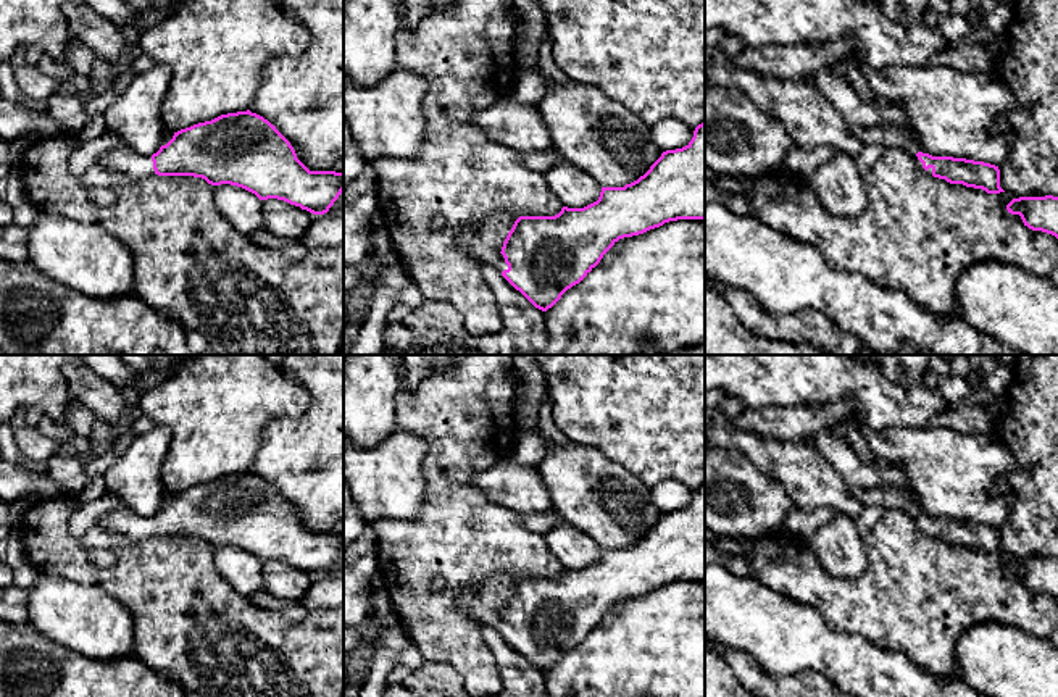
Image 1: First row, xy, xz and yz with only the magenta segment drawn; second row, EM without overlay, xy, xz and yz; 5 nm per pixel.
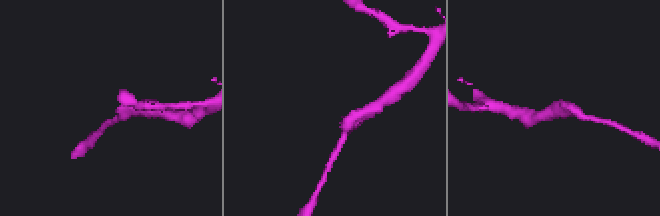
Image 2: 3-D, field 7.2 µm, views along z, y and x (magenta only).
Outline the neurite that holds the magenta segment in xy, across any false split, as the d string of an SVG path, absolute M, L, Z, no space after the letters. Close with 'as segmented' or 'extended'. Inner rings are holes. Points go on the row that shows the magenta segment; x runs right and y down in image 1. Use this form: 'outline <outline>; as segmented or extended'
outline M250 110L181 129L152 157L115 148L97 161L132 179L155 173L231 184L260 200L284 200L313 215L327 213L344 192L344 173L310 171L276 126Z; extended

